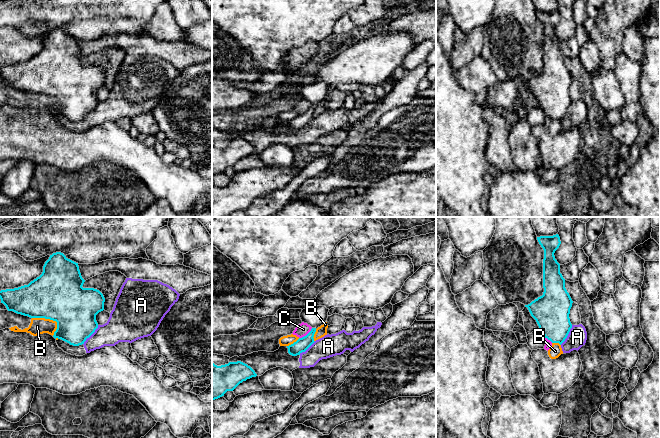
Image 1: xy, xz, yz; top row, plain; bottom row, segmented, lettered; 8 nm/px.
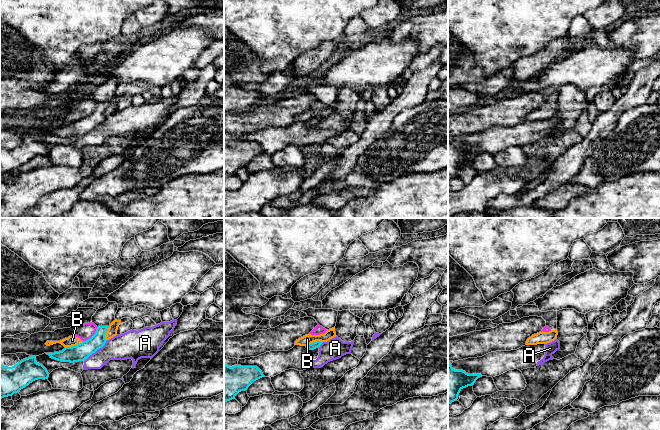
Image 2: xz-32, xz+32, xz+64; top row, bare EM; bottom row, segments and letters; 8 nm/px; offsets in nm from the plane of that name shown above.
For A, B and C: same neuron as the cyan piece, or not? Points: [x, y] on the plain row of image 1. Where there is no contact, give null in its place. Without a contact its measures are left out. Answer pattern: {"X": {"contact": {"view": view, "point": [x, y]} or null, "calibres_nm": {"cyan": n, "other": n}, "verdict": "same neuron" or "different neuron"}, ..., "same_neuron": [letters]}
{"A": {"contact": {"view": "xy", "point": [90, 111]}, "calibres_nm": {"cyan": 360, "other": 240}, "verdict": "different neuron"}, "B": {"contact": {"view": "xy", "point": [50, 95]}, "calibres_nm": {"cyan": 420, "other": 130}, "verdict": "different neuron"}, "C": {"contact": {"view": "xz", "point": [306, 111]}, "calibres_nm": {"cyan": 110, "other": 100}, "verdict": "different neuron"}, "same_neuron": []}

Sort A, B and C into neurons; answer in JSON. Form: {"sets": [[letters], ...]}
{"sets": [["A"], ["B", "C"]]}

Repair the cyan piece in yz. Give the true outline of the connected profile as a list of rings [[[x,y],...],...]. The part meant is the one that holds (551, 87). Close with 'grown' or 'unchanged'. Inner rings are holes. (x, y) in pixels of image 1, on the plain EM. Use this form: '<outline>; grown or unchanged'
[[[558,10],[540,12],[537,16],[544,26],[543,35],[543,71],[525,81],[536,96],[544,113],[560,121],[567,114],[572,100],[569,90],[572,75],[565,64],[565,55],[560,49],[560,40],[554,29],[561,17]]]; unchanged

